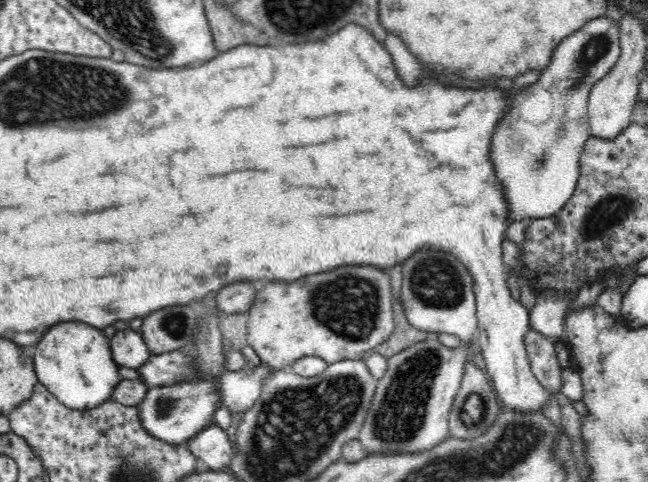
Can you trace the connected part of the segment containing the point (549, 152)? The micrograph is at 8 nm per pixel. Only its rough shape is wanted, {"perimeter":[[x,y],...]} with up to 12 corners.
{"perimeter":[[620,26],[560,41],[494,130],[508,224],[556,215]]}

